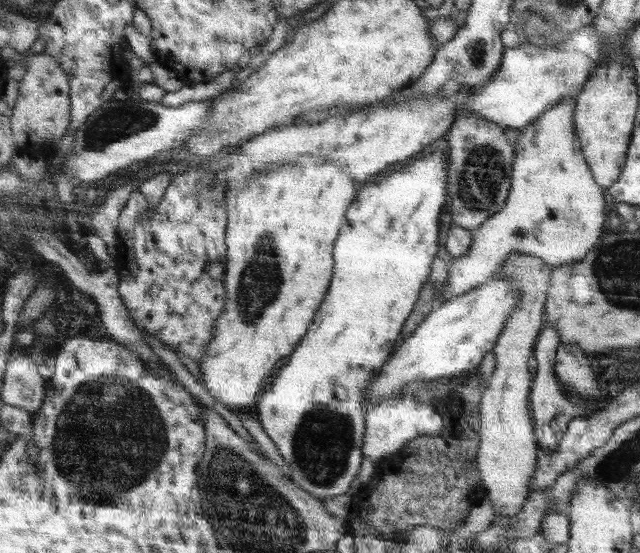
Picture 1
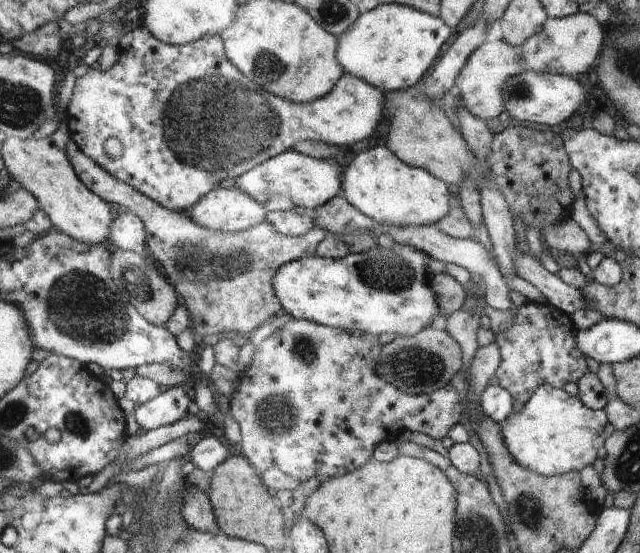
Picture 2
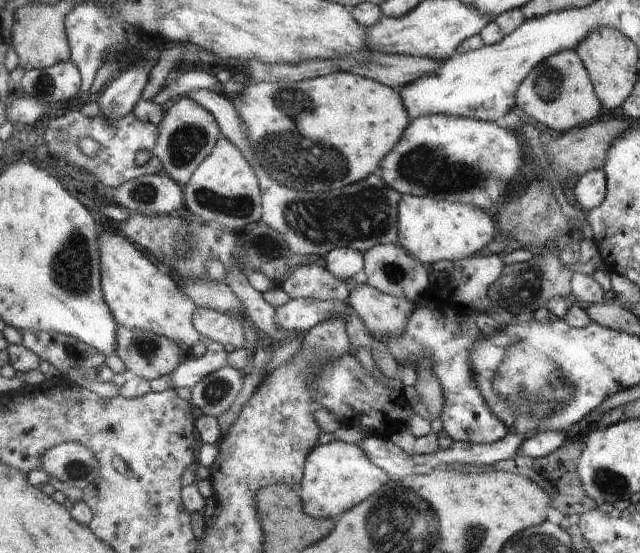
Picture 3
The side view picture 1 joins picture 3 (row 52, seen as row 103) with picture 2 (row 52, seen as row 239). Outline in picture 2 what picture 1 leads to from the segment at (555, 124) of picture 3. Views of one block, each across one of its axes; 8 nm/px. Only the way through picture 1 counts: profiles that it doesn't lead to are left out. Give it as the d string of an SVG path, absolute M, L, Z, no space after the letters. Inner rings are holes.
M577 12L567 18L547 18L543 28L519 46L513 46L501 38L501 40L487 40L479 48L475 48L459 72L455 84L455 96L459 96L465 102L467 110L473 116L487 122L489 118L495 118L505 110L503 92L509 80L515 80L529 72L533 74L547 72L557 76L583 74L593 64L601 44L603 44L601 28L589 14Z

